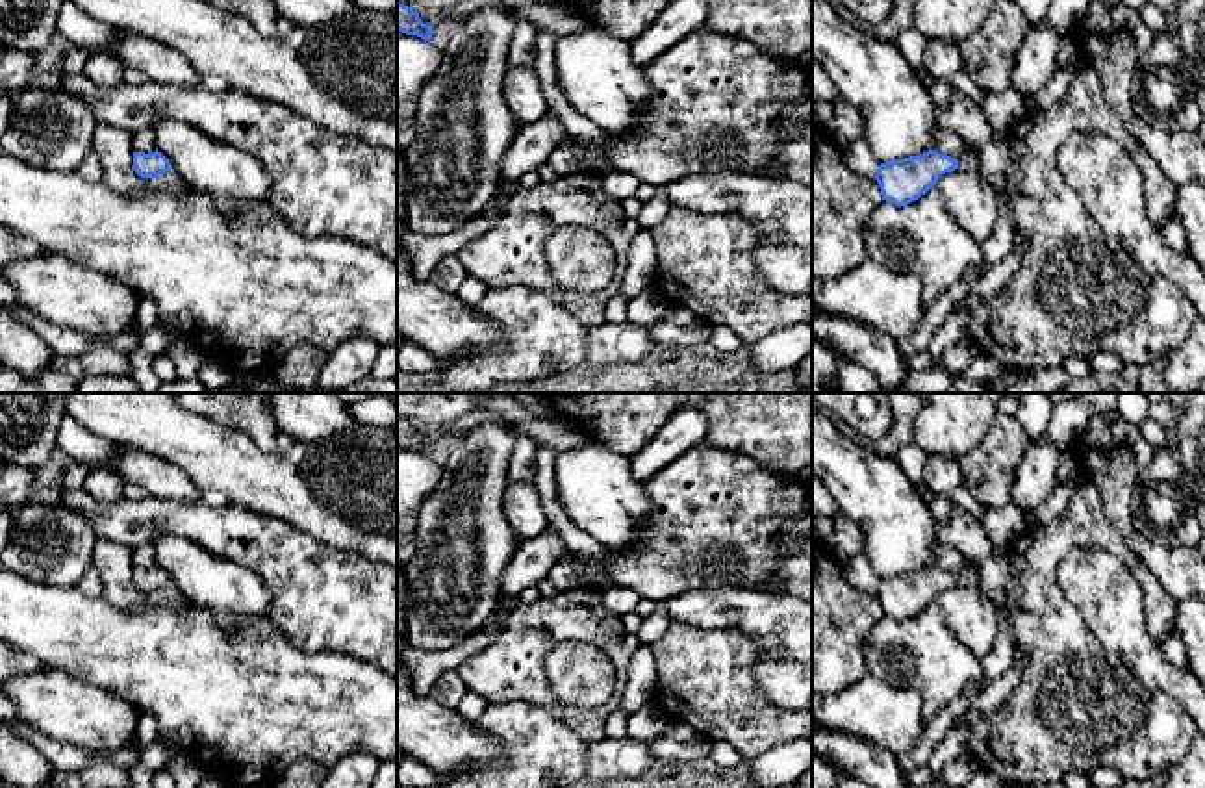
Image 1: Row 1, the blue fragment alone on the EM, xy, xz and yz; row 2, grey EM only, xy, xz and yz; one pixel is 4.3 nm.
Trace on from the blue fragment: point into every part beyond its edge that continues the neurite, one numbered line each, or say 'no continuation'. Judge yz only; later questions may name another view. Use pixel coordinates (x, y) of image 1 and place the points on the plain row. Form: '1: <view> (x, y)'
1: yz (968, 575)

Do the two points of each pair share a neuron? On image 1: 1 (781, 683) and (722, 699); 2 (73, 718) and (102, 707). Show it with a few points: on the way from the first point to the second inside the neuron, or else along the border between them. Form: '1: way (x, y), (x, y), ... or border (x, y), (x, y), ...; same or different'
1: border (781, 651), (755, 670), (755, 685), (792, 711); different
2: way (80, 714), (95, 714); same

